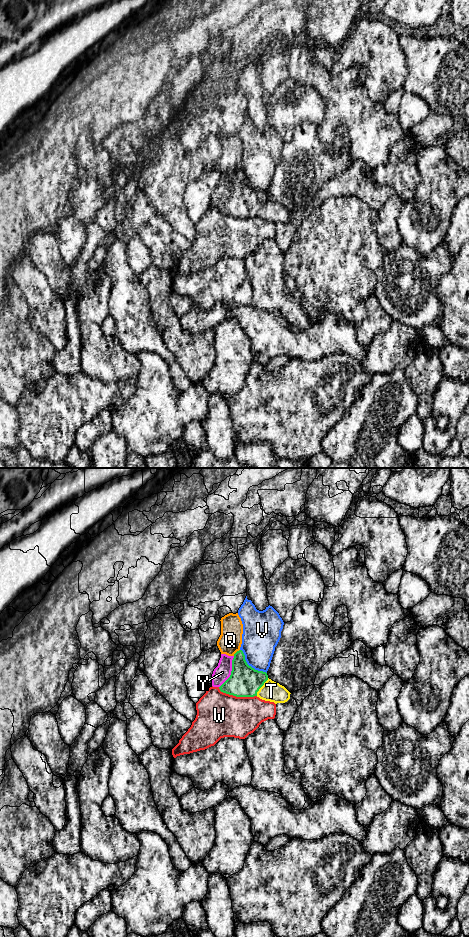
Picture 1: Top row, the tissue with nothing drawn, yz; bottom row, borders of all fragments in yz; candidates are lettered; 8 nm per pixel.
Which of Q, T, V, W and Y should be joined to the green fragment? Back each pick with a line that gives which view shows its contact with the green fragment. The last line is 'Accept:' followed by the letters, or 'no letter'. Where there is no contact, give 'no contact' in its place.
Y: yz
Accept: Y

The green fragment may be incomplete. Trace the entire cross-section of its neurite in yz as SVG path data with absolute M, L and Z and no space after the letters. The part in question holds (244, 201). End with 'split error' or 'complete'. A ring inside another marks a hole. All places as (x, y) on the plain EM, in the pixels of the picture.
M242 170L233 176L221 174L218 186L212 194L212 206L236 217L254 217L268 200L266 192L249 186Z; split error

